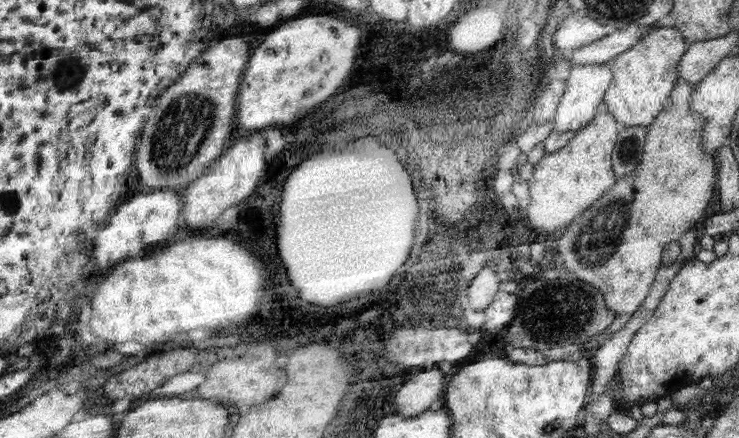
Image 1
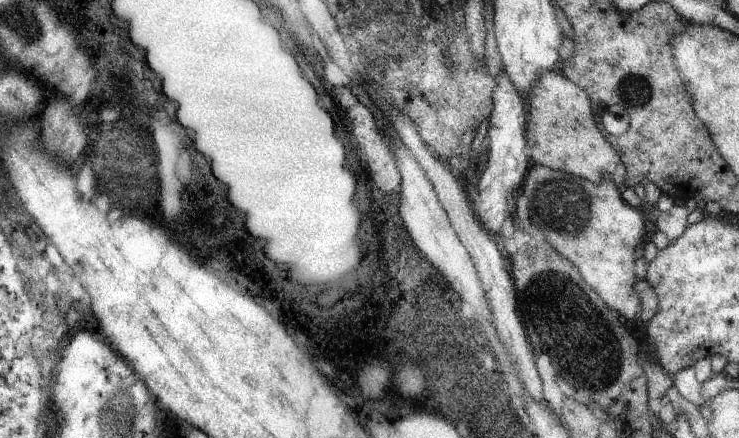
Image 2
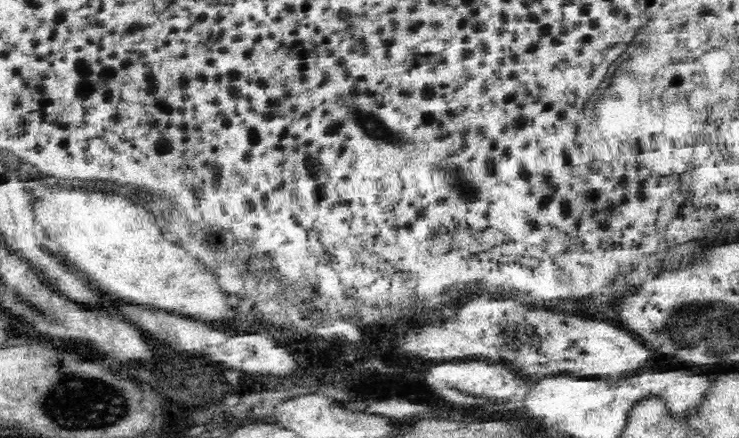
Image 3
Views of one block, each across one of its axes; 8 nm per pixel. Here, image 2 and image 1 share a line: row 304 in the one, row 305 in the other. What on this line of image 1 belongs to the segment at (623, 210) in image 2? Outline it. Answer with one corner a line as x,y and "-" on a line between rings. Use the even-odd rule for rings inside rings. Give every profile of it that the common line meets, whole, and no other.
679,82
669,106
653,126
649,126
647,134
647,146
645,146
645,162
639,164
639,168
629,174
623,180
617,180
617,184
599,200
593,204
593,208
585,214
581,214
571,226
567,226
557,238
557,262
561,268
569,274
593,286
597,286
605,298
609,308
617,314
613,326
607,330
609,334
621,332
629,320
641,310
645,300
649,298
657,276
661,268
665,266
665,248
673,242
679,242
683,236
687,236
695,226
701,226
701,216
707,208
707,202
713,194
715,184
715,158
713,154
705,152
703,140
703,128
705,118
693,110
693,96
697,92
697,86
691,82

